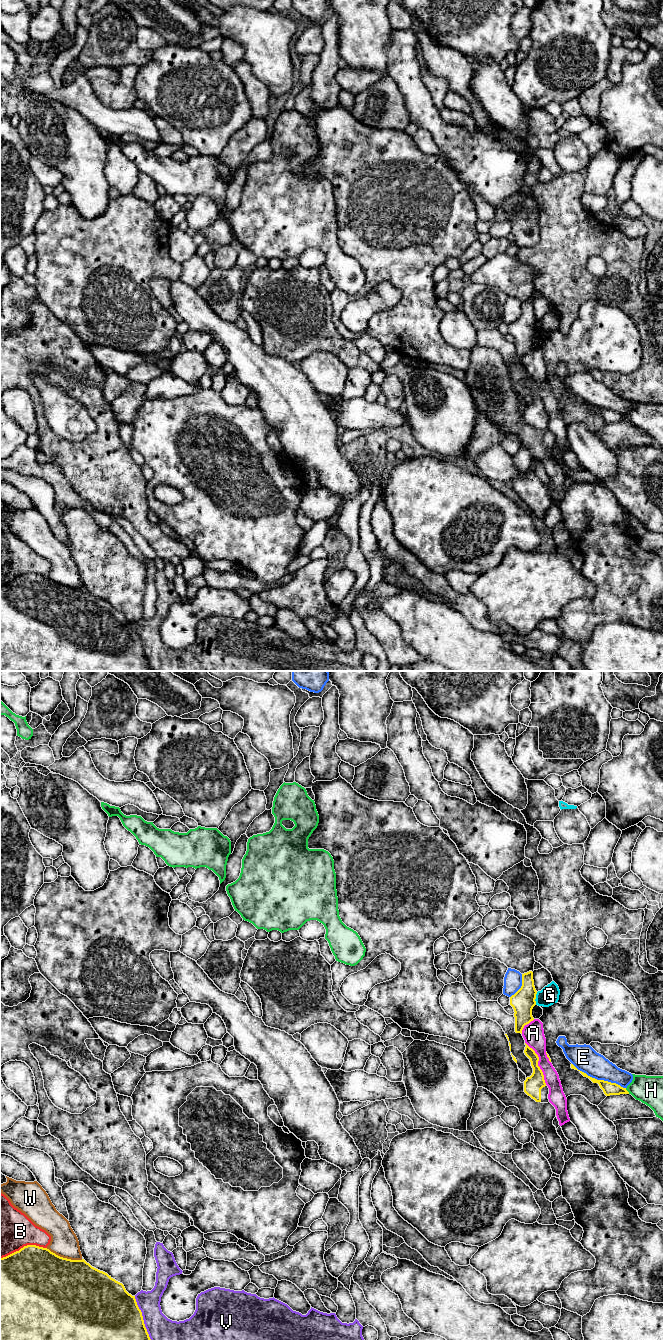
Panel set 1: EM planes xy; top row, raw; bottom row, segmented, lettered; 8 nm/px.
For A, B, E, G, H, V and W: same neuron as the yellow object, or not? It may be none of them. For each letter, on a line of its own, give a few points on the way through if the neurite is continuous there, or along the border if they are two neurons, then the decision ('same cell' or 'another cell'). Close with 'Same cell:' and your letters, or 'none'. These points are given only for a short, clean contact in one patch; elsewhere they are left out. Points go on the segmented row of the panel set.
A: another cell
B: another cell
E: another cell
G: along xy (537, 992), (535, 1004) | another cell
H: another cell
V: another cell
W: another cell
Same cell: none

